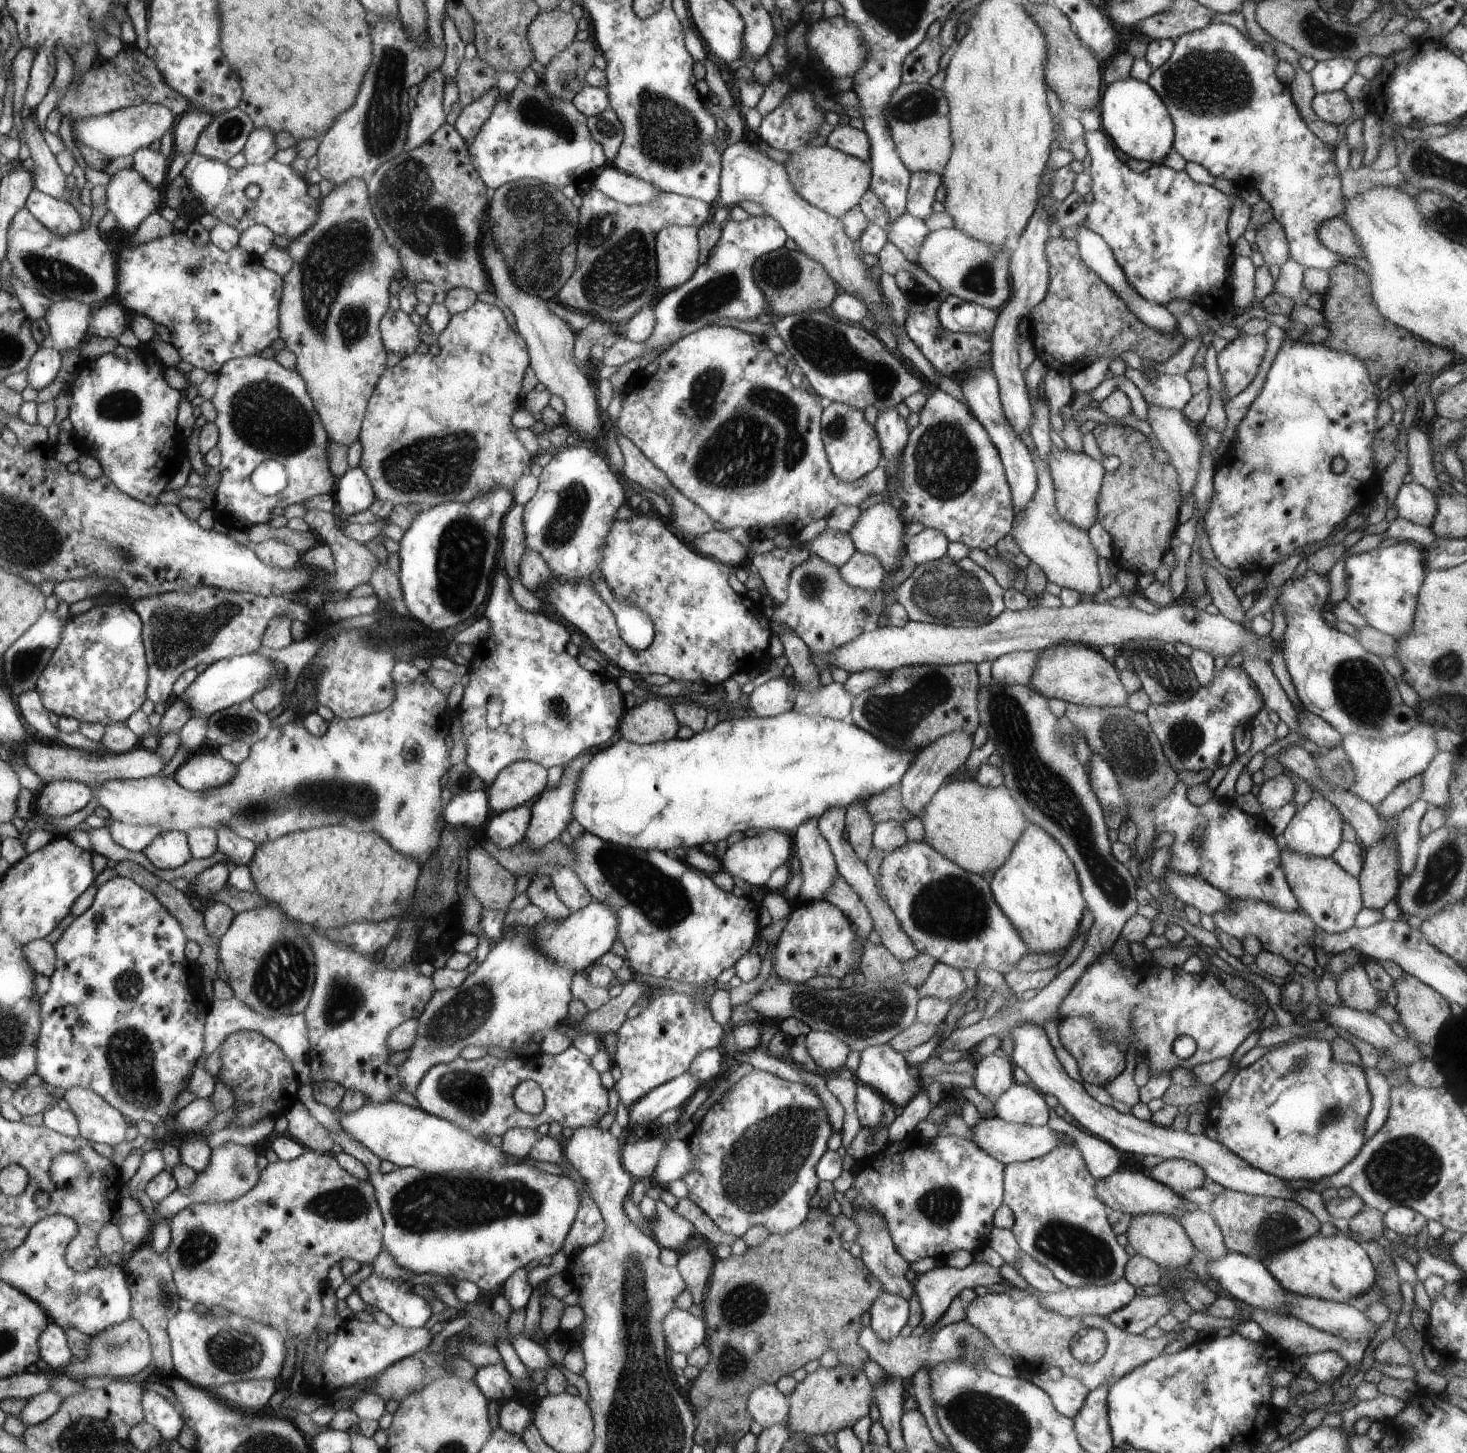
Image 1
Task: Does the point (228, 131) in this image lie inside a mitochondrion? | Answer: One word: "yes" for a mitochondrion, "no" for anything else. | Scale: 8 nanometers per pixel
yes

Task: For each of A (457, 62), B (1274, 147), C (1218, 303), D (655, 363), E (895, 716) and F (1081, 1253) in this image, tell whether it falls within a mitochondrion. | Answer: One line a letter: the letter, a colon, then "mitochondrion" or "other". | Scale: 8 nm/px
A: other
B: other
C: other
D: other
E: mitochondrion
F: mitochondrion

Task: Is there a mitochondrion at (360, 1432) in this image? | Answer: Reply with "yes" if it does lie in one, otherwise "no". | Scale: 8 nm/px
no

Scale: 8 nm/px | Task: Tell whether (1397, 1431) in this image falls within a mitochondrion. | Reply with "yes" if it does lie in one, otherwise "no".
no

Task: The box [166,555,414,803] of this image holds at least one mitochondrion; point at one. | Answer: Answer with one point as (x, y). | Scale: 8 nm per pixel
(231, 723)

